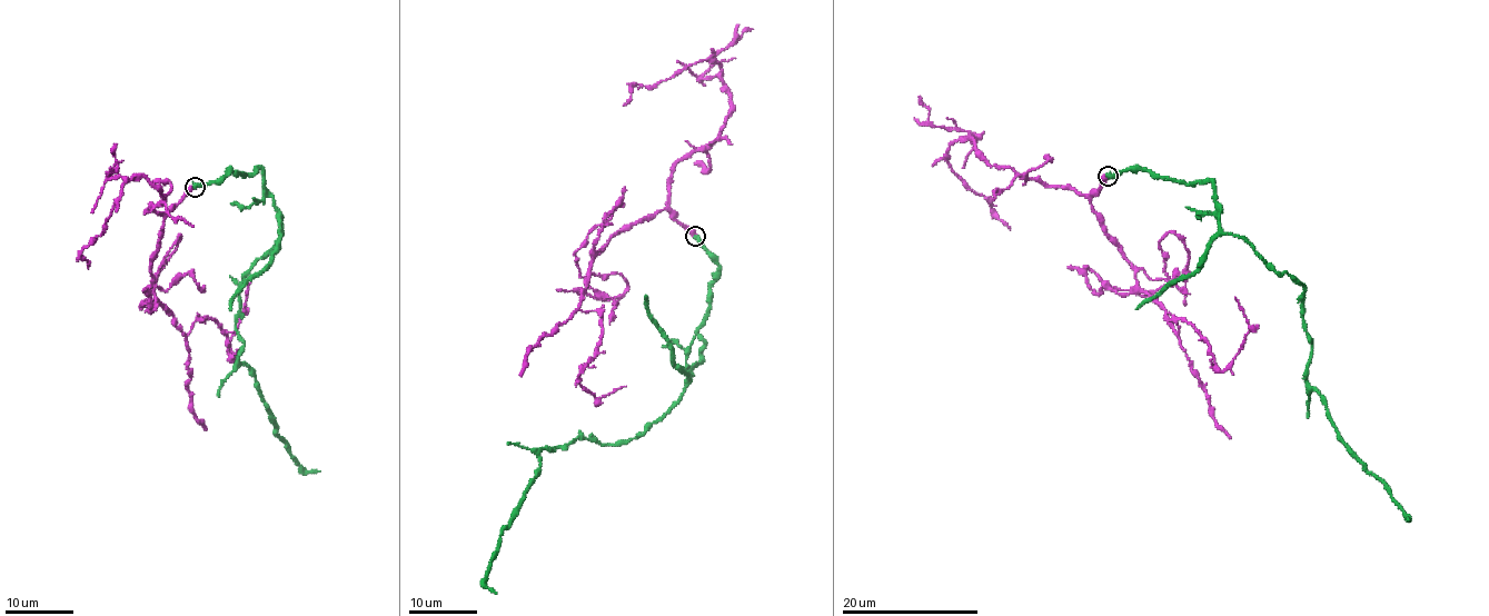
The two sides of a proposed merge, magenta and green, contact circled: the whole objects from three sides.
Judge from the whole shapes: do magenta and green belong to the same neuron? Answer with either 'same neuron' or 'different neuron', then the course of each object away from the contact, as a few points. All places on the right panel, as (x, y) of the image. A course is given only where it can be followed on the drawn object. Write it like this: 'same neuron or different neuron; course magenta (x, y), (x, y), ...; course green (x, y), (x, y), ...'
same neuron; course magenta (1107, 177), (1091, 208), (1135, 287), (1111, 288), (1165, 286), (1159, 242), (1172, 232), (1189, 256), (1184, 306); course green (1107, 177), (1134, 170), (1212, 185), (1222, 231), (1301, 284), (1311, 344), (1307, 384), (1338, 436), (1408, 520)

